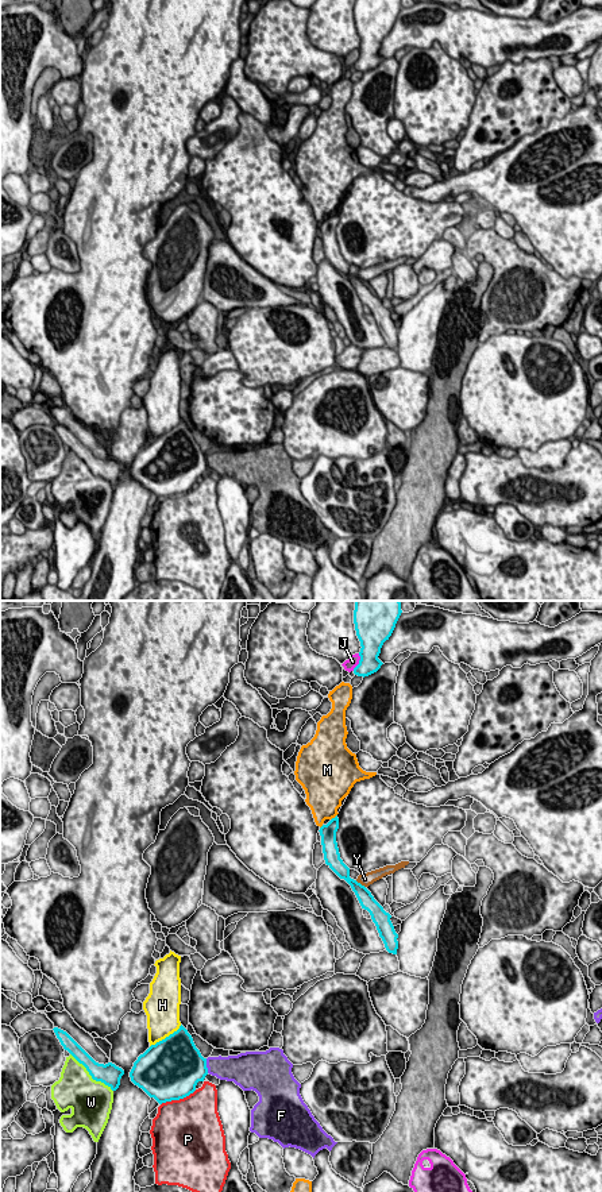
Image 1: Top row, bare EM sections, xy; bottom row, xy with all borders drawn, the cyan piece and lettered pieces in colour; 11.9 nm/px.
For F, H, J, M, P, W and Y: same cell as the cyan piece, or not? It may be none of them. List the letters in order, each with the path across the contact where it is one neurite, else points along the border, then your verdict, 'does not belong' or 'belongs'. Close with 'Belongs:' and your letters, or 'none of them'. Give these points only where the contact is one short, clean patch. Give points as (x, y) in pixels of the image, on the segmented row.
F: does not belong
H: does not belong
J: does not belong
M: does not belong
P: does not belong
W: does not belong
Y: border xy (355, 880), (365, 887); does not belong
Belongs: none of them

